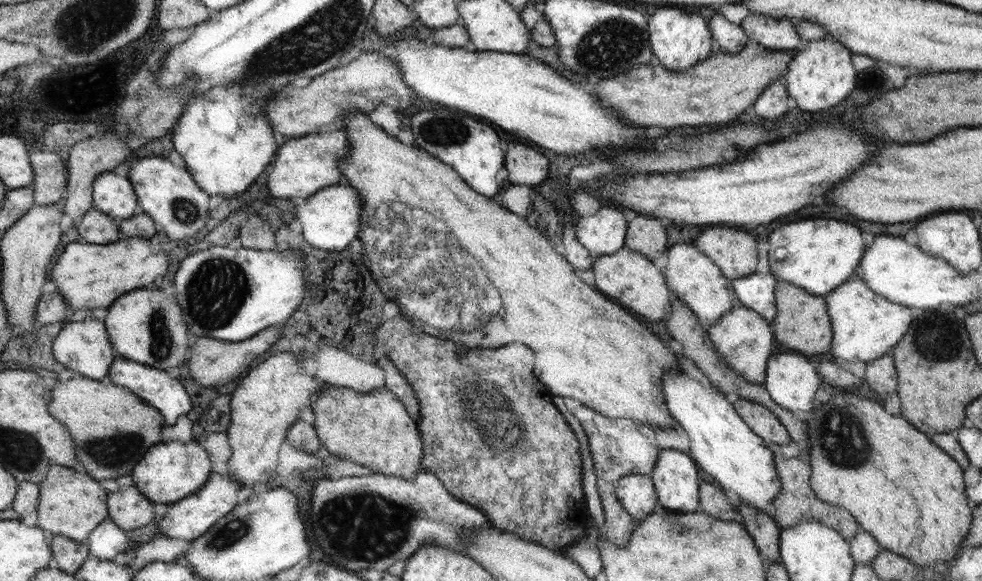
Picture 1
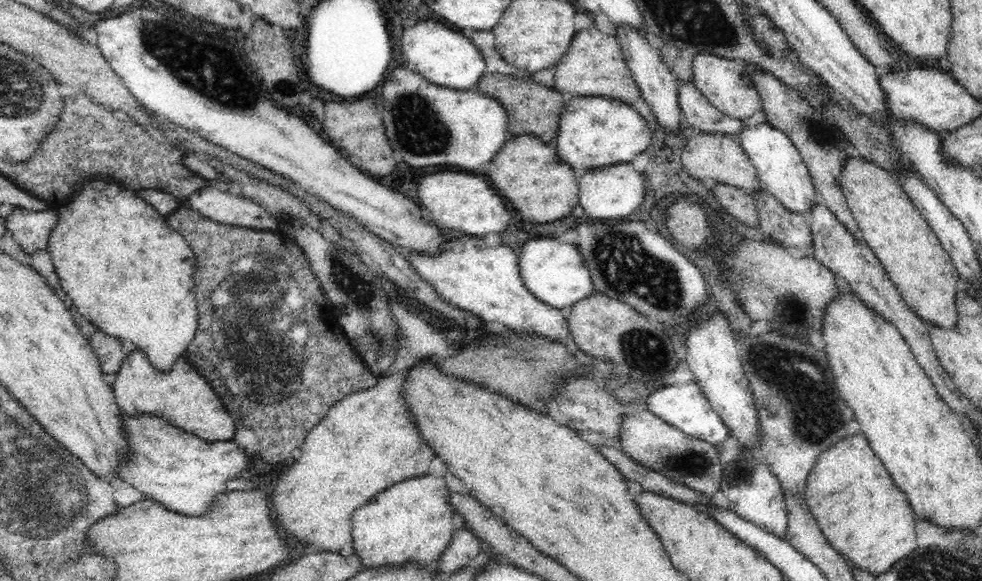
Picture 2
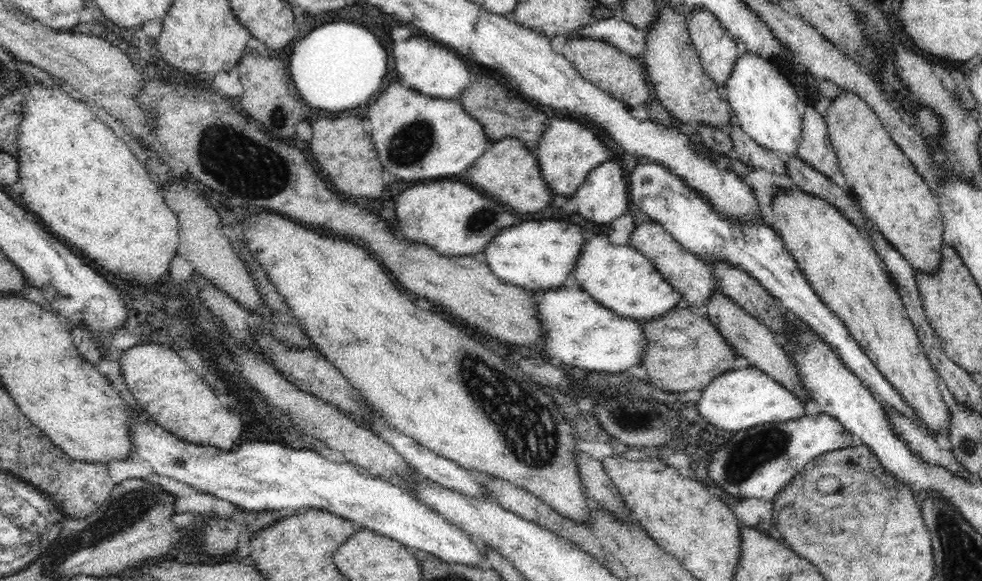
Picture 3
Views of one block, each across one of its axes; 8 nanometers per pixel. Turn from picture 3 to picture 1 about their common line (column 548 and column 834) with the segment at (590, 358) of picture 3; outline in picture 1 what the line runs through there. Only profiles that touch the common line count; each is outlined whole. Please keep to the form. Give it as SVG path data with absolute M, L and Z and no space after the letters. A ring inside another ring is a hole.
M861 276L851 278L840 288L833 290L825 298L833 325L834 358L841 362L870 362L884 357L892 347L896 347L908 333L912 312L906 306L892 303L881 295L876 295Z

